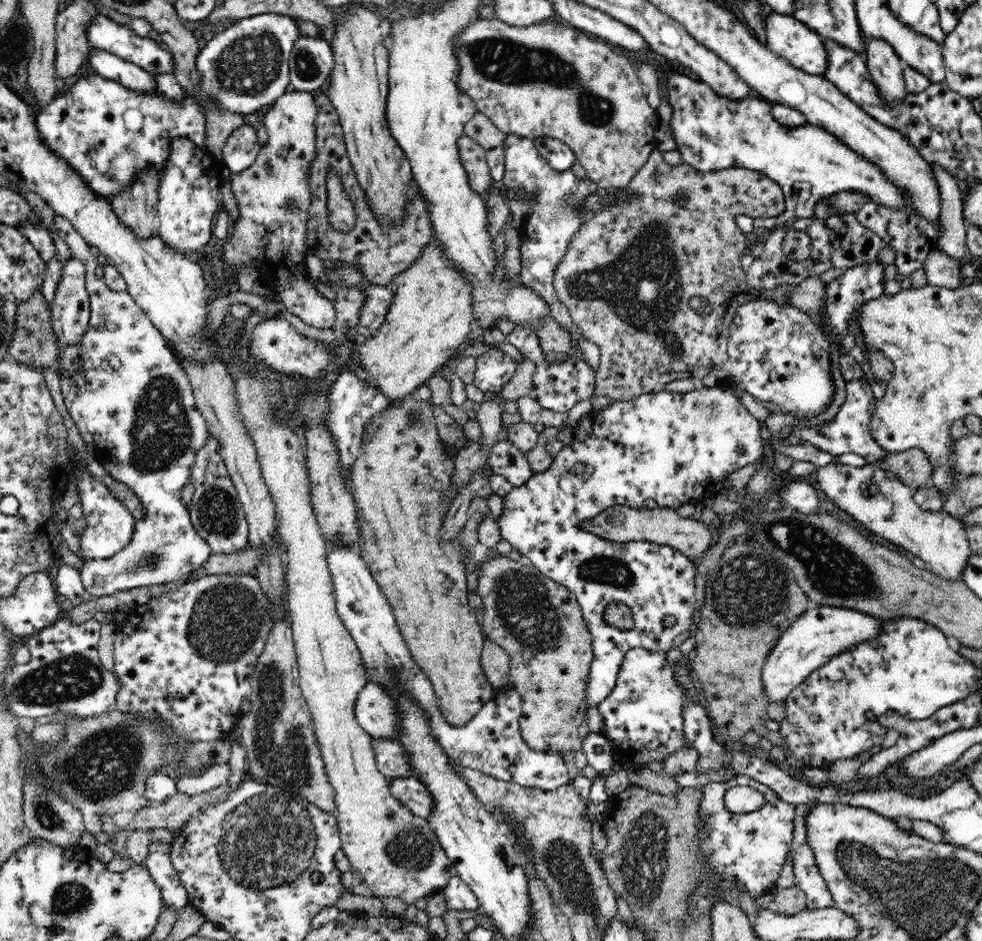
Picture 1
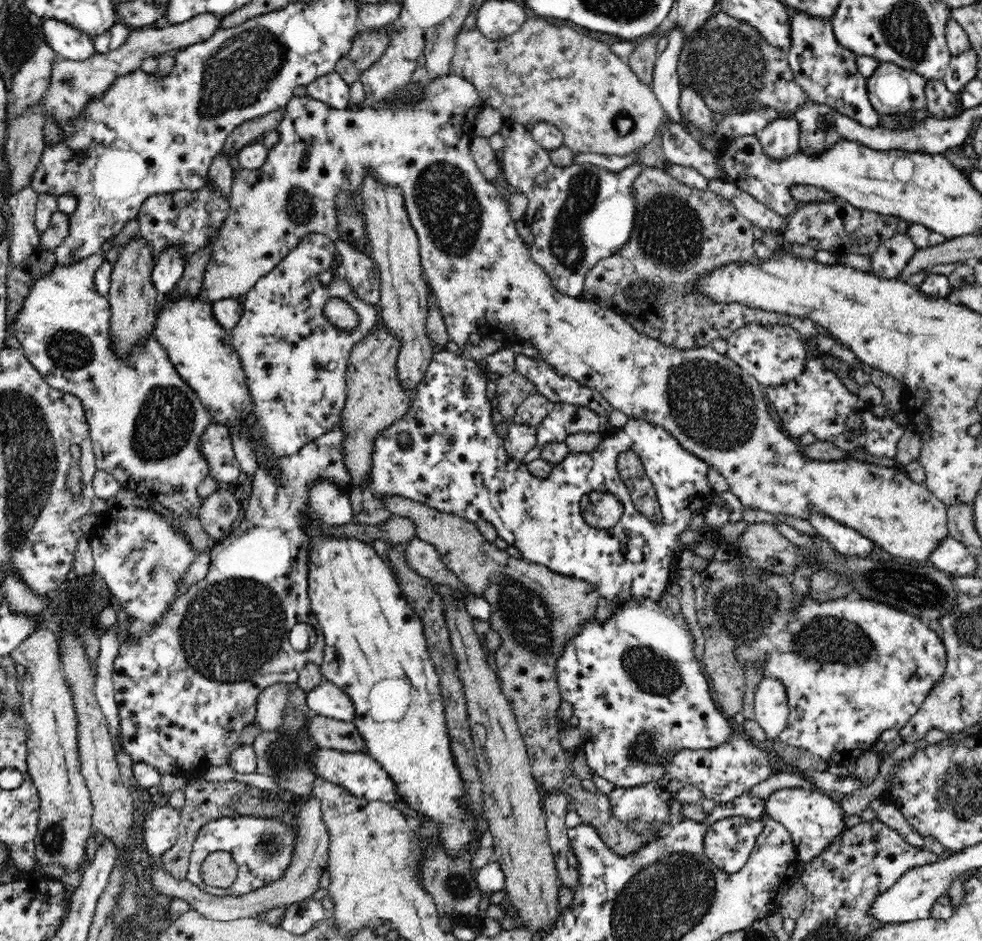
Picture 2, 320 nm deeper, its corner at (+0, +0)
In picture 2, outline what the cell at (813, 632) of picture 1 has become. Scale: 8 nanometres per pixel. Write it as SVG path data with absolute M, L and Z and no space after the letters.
M763 677L754 700L755 721L766 733L768 745L787 728L789 717L788 696L785 686L777 678Z

